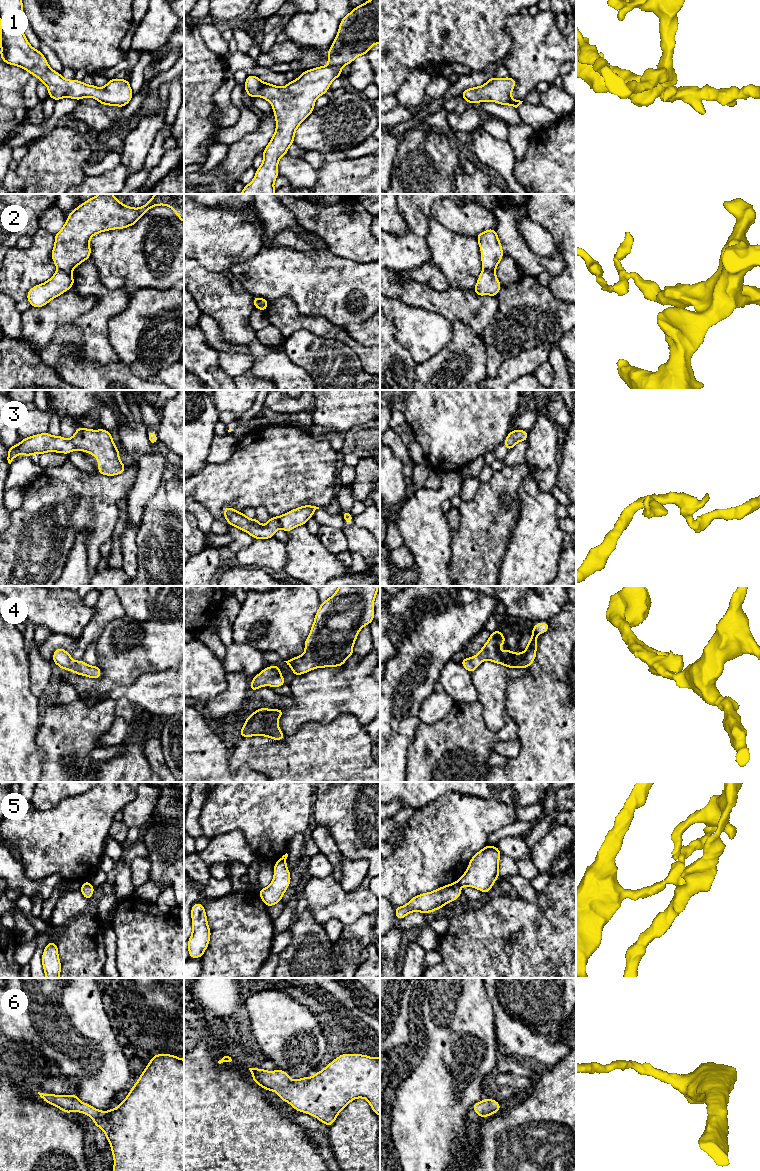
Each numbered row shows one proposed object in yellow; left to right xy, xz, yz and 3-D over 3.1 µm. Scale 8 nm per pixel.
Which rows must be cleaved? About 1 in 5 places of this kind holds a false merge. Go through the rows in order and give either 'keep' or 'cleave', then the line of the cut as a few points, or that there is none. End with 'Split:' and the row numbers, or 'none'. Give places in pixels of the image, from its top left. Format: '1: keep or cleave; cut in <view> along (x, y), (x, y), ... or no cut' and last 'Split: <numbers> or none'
1: keep; no cut
2: cleave; cut in xy along (58, 268), (70, 273)
3: keep; no cut
4: keep; no cut
5: cleave; cut in yz along (457, 881), (460, 886)
6: keep; no cut
Split: 2, 5

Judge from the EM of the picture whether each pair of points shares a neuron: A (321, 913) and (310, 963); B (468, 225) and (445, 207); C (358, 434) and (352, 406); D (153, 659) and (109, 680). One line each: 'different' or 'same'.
A: different
B: same
C: different
D: same

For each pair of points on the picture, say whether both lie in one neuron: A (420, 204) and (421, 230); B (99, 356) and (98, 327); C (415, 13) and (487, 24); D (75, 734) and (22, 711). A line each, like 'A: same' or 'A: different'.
A: same
B: same
C: same
D: different

